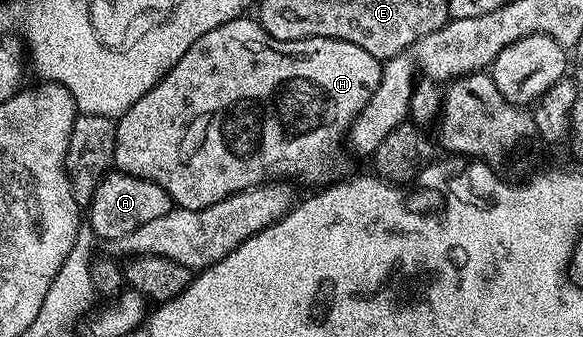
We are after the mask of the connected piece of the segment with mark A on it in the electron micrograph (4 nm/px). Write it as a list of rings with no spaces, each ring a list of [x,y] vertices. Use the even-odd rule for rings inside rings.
[[[113,171],[101,180],[95,195],[88,203],[87,225],[94,238],[101,240],[102,237],[106,243],[112,243],[135,231],[135,227],[143,227],[143,223],[152,223],[155,219],[167,215],[174,207],[169,192],[159,187],[159,183],[130,173]]]

